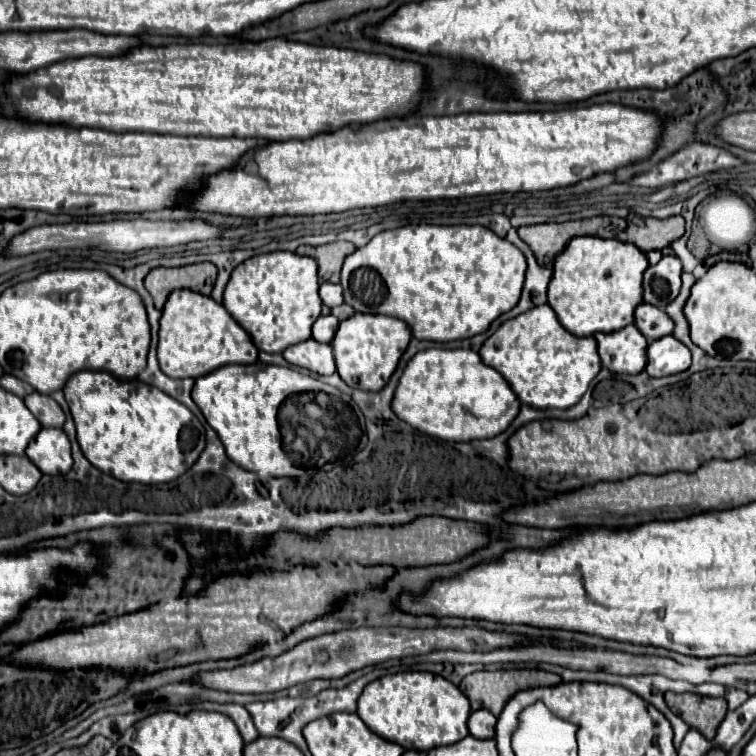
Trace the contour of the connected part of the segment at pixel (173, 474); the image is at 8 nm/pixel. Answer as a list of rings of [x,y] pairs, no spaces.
[[[78,372],[66,382],[64,396],[76,422],[76,438],[84,456],[98,470],[122,482],[140,482],[140,484],[172,482],[178,476],[182,476],[204,450],[206,434],[200,420],[182,402],[140,380],[126,382],[106,372]]]

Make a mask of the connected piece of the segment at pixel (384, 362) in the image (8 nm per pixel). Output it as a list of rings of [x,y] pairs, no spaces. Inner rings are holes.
[[[354,314],[352,318],[340,322],[340,328],[330,342],[340,378],[352,388],[362,388],[370,392],[382,390],[382,386],[386,386],[386,382],[394,374],[400,356],[406,352],[410,338],[410,326],[398,318],[378,314]]]

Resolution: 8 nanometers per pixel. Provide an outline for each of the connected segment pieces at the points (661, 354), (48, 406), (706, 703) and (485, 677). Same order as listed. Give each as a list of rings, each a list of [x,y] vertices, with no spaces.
[[[674,336],[654,340],[648,346],[646,372],[652,378],[678,374],[688,368],[690,368],[690,350],[682,342],[678,342]]]
[[[34,392],[30,396],[24,398],[26,406],[32,410],[32,414],[38,418],[38,422],[42,426],[54,426],[54,428],[62,428],[66,416],[60,408],[60,404],[56,400],[52,400],[50,396],[46,394],[40,394],[40,392]]]
[[[666,692],[666,704],[690,728],[700,730],[710,740],[714,738],[716,728],[728,710],[724,698],[708,698],[708,696],[698,696],[698,694]]]
[[[496,670],[496,672],[474,672],[460,682],[460,690],[468,696],[472,710],[486,708],[494,716],[498,716],[508,702],[512,692],[512,672]]]

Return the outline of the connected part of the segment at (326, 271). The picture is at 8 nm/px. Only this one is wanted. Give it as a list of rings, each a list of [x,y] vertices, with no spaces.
[[[332,242],[322,246],[300,246],[296,252],[302,256],[310,256],[318,262],[318,276],[320,282],[340,282],[340,268],[344,264],[344,258],[352,254],[356,246],[352,242]]]

